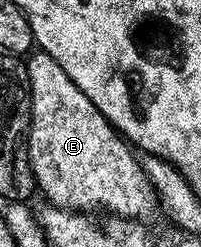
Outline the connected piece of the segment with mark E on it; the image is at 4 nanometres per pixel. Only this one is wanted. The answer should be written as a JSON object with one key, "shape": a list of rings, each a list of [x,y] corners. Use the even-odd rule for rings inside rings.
{"shape":[[[40,51],[28,54],[25,70],[29,76],[29,162],[36,188],[45,196],[44,200],[58,209],[94,211],[101,208],[106,209],[106,214],[130,219],[146,219],[158,212],[156,188],[145,174],[145,166],[138,154],[97,110],[95,103],[91,103],[75,83],[71,83],[67,71],[63,71],[51,55]]]}

